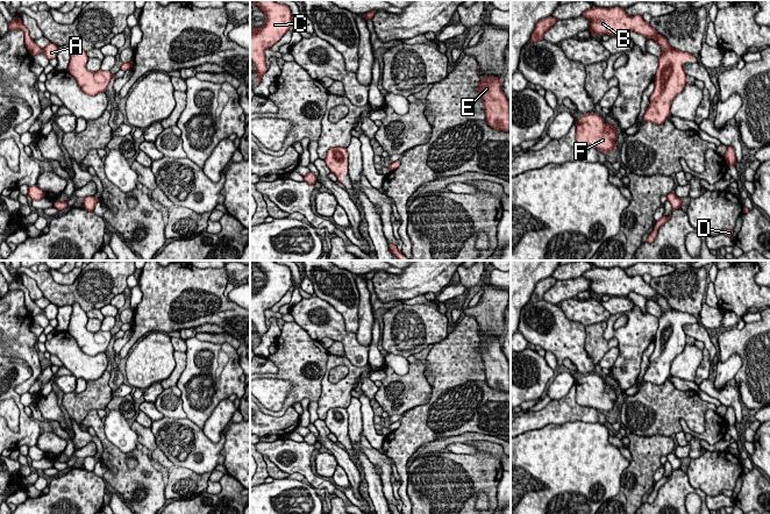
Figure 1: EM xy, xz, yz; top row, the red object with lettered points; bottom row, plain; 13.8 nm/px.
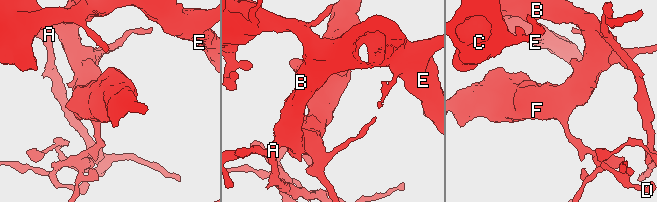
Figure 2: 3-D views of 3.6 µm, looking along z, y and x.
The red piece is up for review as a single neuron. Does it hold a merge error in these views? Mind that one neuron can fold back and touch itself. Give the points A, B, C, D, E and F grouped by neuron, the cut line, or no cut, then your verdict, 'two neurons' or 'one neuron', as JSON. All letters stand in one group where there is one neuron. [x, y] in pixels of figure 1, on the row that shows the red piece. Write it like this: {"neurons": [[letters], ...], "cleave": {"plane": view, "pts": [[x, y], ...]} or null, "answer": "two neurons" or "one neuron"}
{"neurons": [["A", "B", "C", "D", "E", "F"]], "cleave": null, "answer": "one neuron"}

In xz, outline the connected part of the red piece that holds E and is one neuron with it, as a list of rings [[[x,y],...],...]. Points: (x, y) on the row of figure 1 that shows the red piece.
[[[493,76],[480,79],[478,92],[484,103],[489,126],[511,133],[511,105],[502,92],[501,80]]]

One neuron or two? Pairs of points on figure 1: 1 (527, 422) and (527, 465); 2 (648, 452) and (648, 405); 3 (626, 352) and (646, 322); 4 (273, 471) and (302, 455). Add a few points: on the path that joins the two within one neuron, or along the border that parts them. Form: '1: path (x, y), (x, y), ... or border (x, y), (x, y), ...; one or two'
1: border (554, 425), (547, 423), (522, 434); two
2: border (631, 432), (637, 435), (670, 436); two
3: path (632, 345), (633, 338), (641, 329); one
4: border (263, 455), (287, 475); two

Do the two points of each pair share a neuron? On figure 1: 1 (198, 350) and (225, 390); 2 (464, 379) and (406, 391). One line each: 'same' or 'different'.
1: same
2: different

